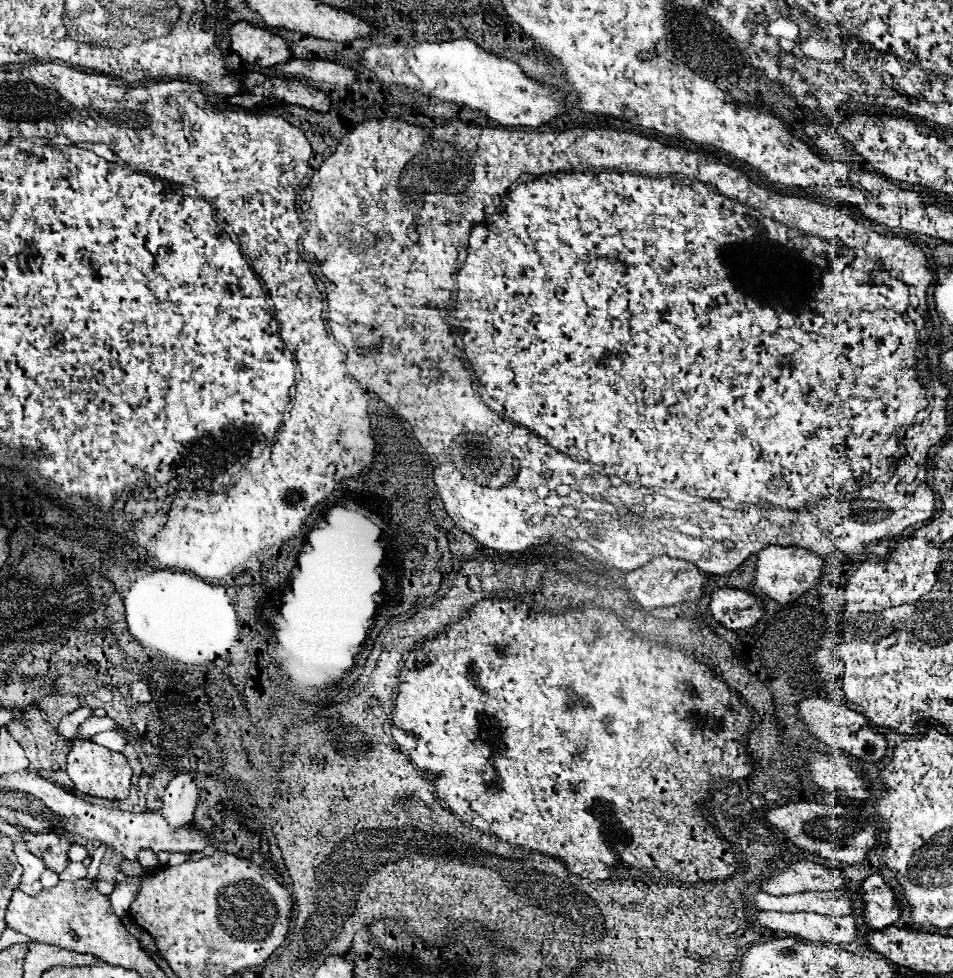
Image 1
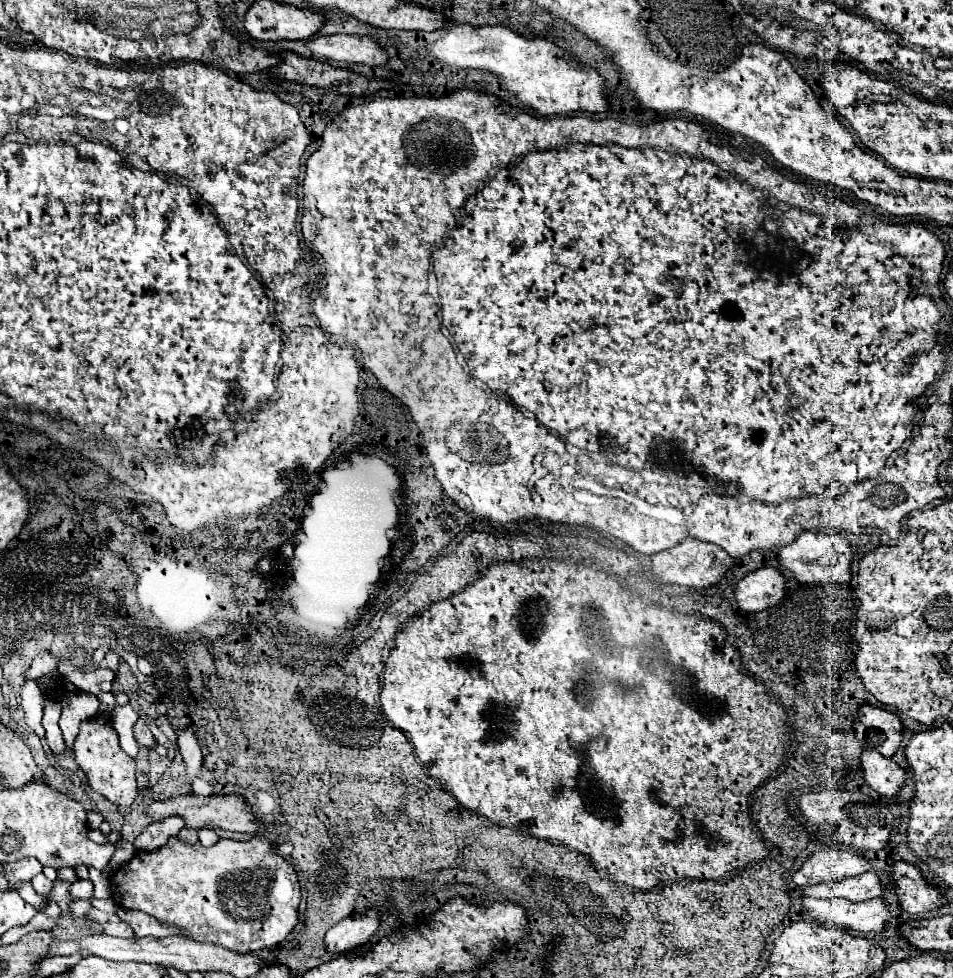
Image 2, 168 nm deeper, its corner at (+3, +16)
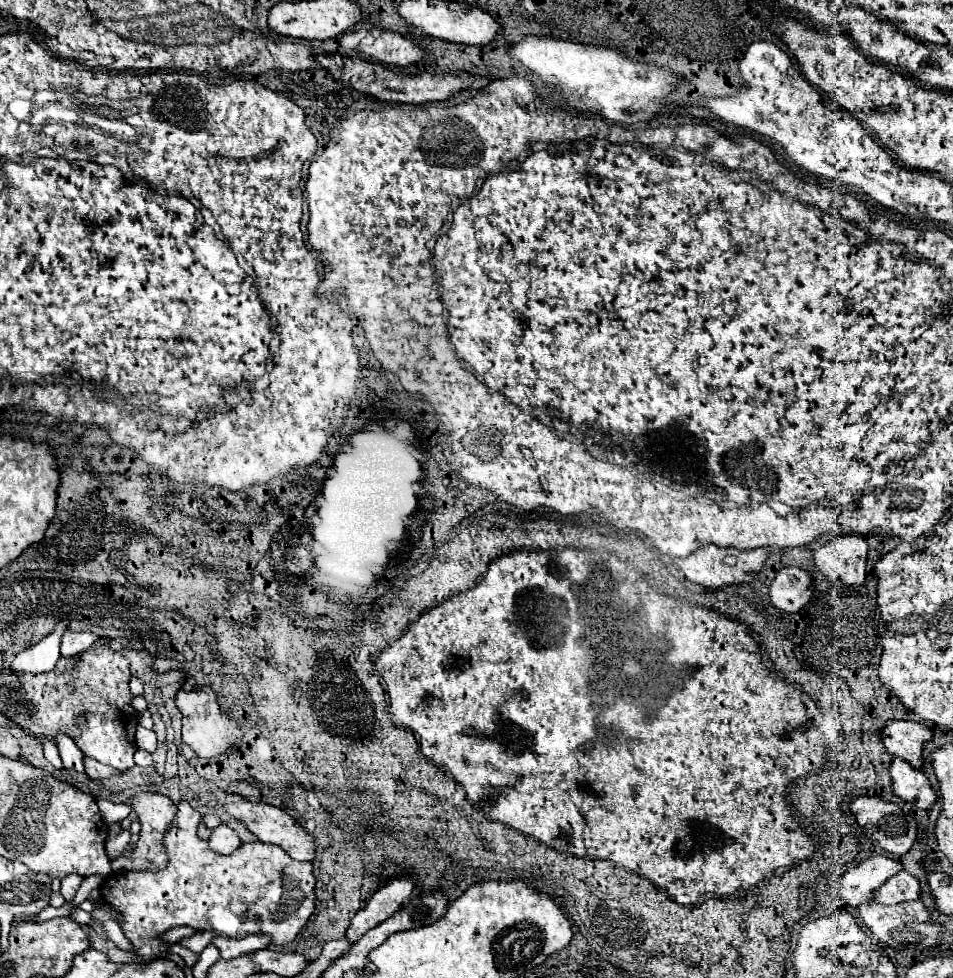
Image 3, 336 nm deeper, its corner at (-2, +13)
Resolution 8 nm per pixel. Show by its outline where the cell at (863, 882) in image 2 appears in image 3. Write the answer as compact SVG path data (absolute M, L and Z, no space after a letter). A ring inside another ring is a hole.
M905 871L893 875L893 879L885 881L879 891L873 895L873 903L881 905L895 905L903 901L911 901L919 897L919 883Z

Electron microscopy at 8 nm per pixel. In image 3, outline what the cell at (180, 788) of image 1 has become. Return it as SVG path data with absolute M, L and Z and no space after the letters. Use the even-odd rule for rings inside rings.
M209 687L203 689L193 689L193 691L179 691L175 697L177 709L185 715L183 717L183 743L189 745L197 757L207 757L207 755L219 755L227 747L239 741L241 731L233 719L229 719L225 713L221 713L219 703L215 693Z

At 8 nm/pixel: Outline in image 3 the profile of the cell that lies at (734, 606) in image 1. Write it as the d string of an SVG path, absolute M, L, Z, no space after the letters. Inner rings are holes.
M783 567L769 585L769 601L775 609L795 613L809 603L813 595L813 579L799 567Z

